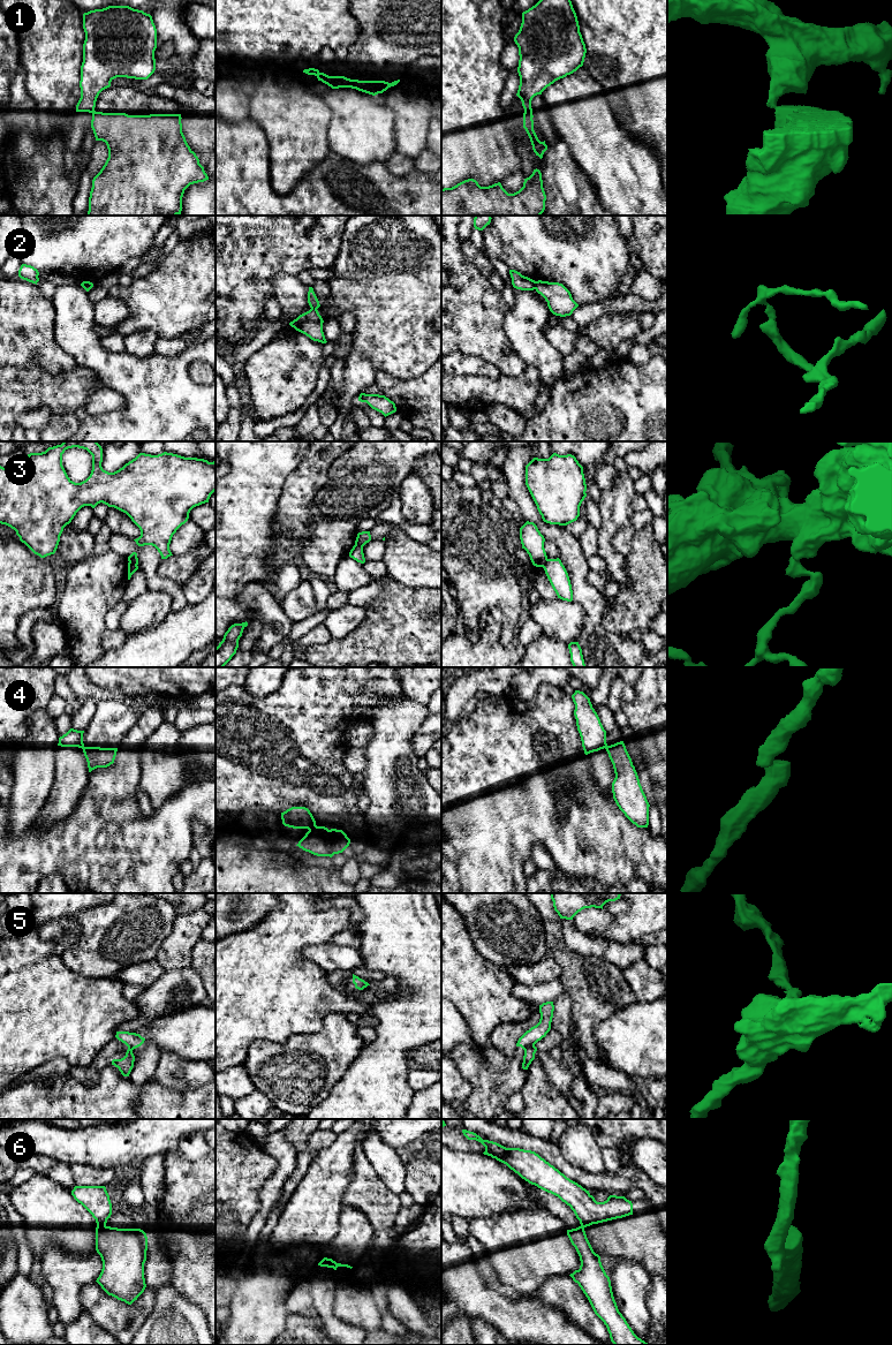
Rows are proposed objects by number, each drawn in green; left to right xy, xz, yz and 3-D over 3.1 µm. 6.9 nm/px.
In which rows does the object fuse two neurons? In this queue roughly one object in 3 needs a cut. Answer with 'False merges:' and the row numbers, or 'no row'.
False merges: 1, 2, 3, 4, 5, 6

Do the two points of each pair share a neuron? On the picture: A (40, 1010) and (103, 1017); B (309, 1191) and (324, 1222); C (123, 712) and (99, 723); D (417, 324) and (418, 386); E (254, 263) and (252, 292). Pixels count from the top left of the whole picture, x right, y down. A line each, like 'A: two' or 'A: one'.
A: one
B: one
C: one
D: two
E: one

